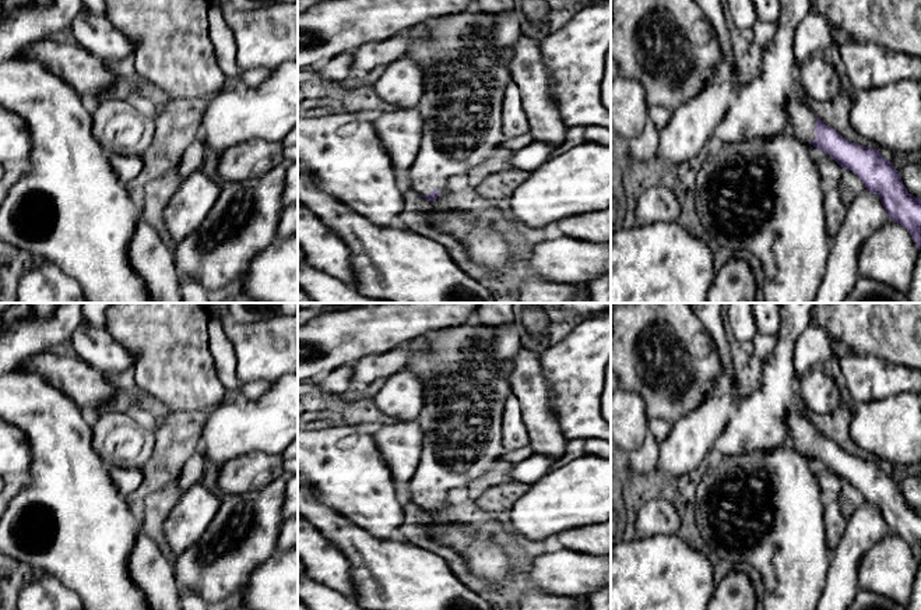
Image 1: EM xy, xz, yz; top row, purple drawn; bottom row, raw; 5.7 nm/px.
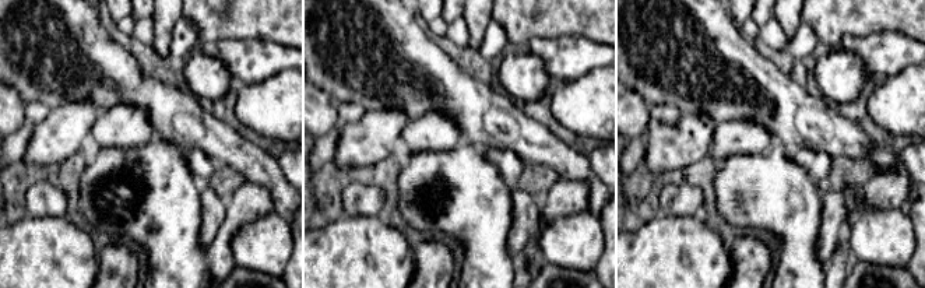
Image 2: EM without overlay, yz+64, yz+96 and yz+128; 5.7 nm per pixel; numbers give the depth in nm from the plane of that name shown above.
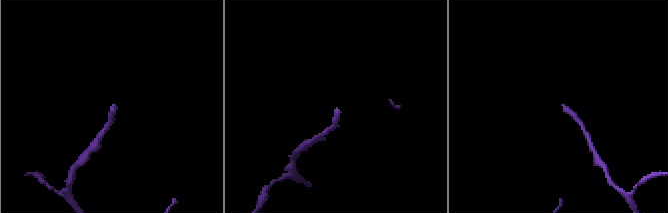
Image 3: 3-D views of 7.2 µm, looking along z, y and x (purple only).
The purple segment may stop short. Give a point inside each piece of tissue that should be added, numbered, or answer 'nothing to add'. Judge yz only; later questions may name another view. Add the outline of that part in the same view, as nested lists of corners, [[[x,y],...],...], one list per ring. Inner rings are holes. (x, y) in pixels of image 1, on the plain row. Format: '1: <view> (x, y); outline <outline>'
1: yz (801, 432); outline [[[791,409],[787,415],[785,426],[785,441],[791,442],[797,451],[805,455],[811,455],[816,451],[816,427],[811,422],[809,415],[801,416],[795,409]]]

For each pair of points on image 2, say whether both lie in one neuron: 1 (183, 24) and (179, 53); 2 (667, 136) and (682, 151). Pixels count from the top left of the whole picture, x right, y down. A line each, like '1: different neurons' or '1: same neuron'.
1: same neuron
2: same neuron

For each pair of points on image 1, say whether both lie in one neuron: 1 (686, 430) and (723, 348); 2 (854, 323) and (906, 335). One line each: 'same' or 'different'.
1: same
2: same

